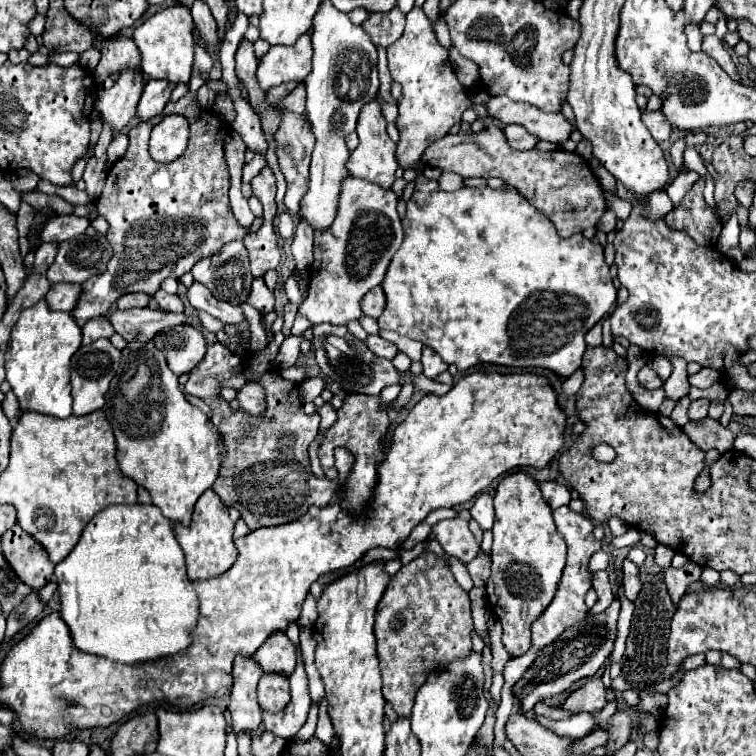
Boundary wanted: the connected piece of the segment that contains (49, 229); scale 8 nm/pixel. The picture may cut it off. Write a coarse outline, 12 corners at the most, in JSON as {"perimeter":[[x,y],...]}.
{"perimeter":[[51,216],[41,242],[63,242],[83,234],[87,218]]}

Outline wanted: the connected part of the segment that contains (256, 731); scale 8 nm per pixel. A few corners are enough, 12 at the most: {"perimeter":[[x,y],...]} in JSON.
{"perimeter":[[237,656],[231,688],[233,734],[263,734],[259,664]]}

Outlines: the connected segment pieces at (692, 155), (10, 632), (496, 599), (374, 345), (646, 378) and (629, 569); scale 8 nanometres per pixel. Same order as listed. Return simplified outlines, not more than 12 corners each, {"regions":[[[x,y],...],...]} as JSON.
{"regions":[[[686,147],[683,161],[701,177],[707,167],[695,147]],[[35,592],[7,616],[5,640],[31,624],[41,612]],[[527,472],[501,480],[487,600],[511,656],[567,546]],[[369,336],[365,344],[373,354],[393,360],[399,352],[393,342]],[[643,366],[637,378],[647,390],[663,386],[653,368]],[[629,558],[623,562],[625,598],[633,602],[641,590],[639,570]]]}

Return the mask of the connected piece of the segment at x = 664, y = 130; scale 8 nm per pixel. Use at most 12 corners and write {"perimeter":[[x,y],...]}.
{"perimeter":[[643,110],[643,124],[659,144],[669,140],[671,126],[663,110]]}

